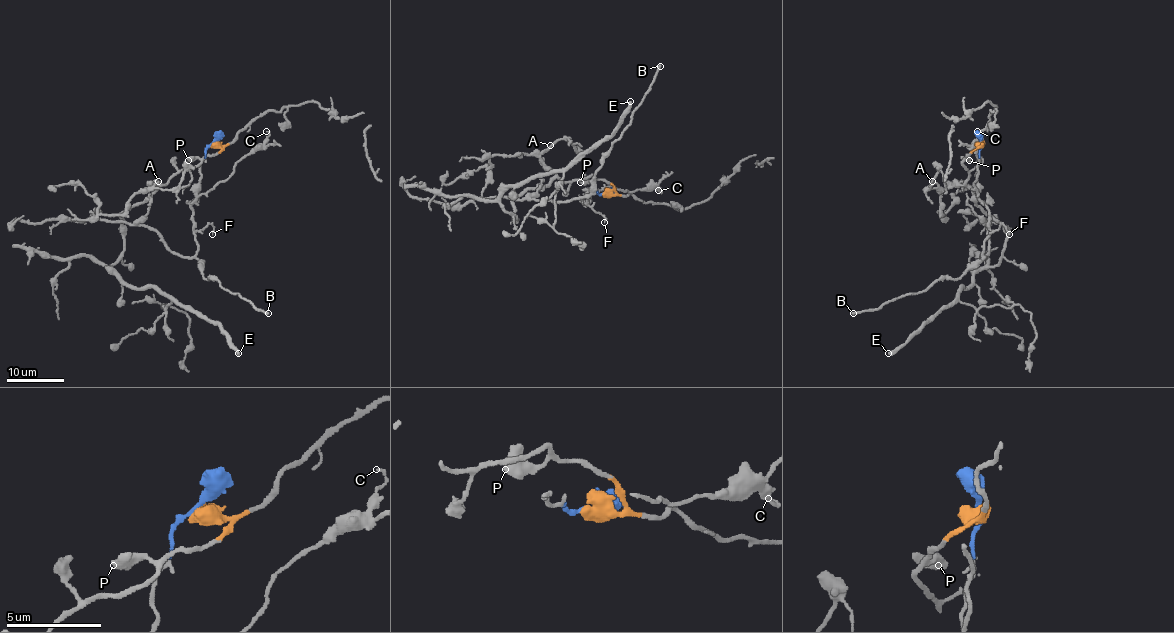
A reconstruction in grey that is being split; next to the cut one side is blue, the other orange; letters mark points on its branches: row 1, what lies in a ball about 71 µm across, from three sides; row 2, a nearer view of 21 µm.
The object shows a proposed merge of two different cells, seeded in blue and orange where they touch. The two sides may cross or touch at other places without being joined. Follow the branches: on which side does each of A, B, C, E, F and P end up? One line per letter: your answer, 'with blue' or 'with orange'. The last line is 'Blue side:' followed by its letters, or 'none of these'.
A: with orange
B: with blue
C: with blue
E: with orange
F: with blue
P: with orange
Blue side: B, C, F

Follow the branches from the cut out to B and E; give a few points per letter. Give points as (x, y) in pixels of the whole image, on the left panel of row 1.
B: (212, 143), (200, 164), (200, 180), (190, 207), (196, 258), (205, 278), (215, 278), (229, 292), (269, 314)
E: (212, 143), (220, 150), (121, 214), (121, 257), (108, 267), (134, 287), (155, 287), (213, 321), (239, 353)

